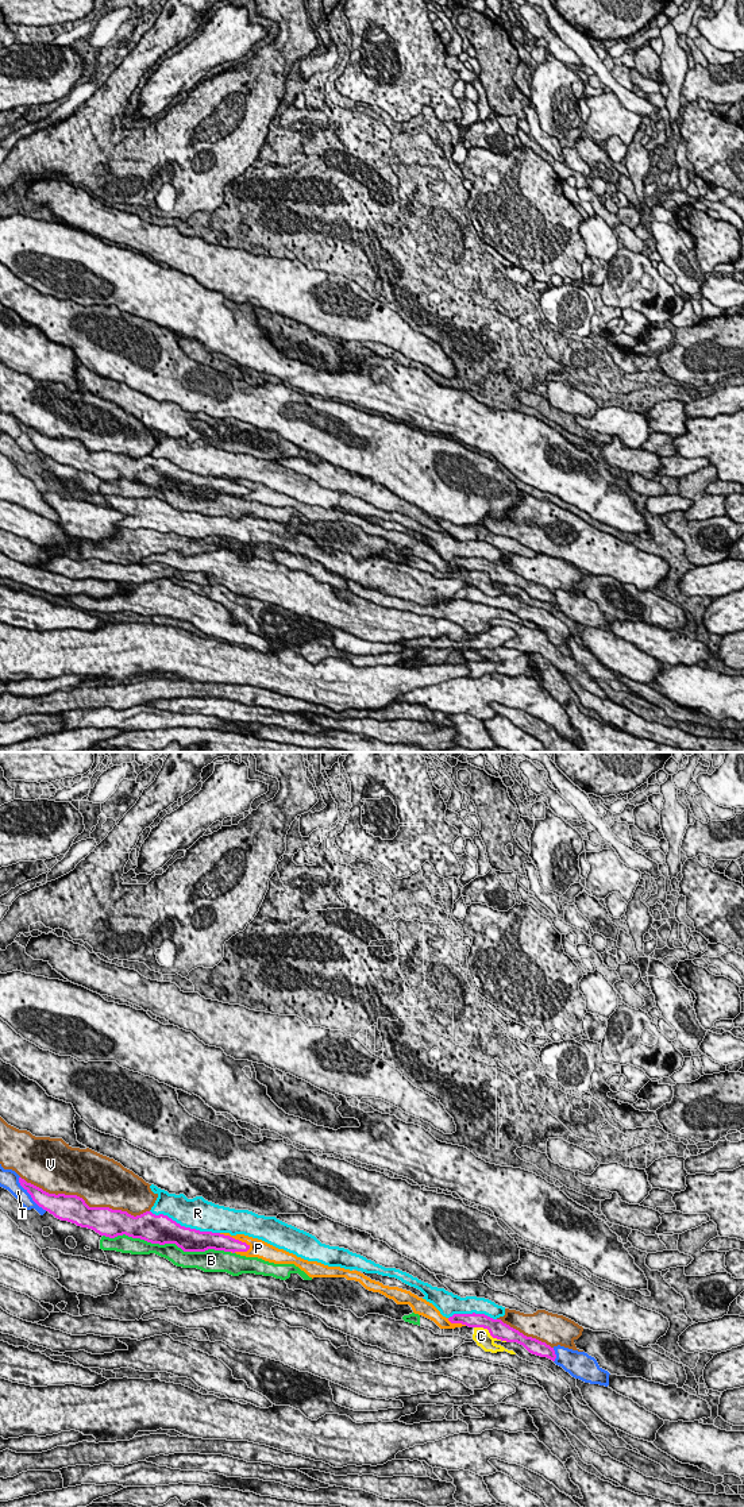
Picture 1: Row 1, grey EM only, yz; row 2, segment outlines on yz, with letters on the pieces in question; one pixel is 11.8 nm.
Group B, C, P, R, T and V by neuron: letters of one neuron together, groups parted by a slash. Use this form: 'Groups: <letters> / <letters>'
Groups: B C / P / R / T / V

